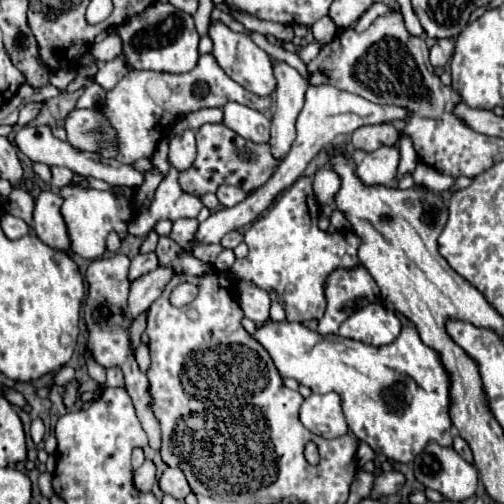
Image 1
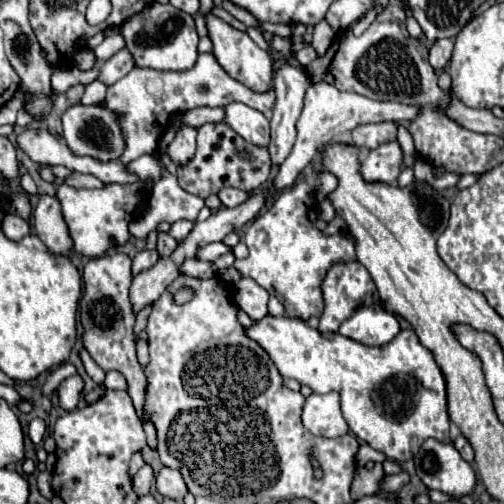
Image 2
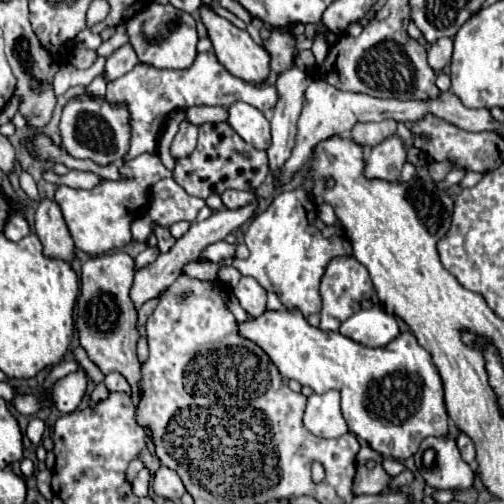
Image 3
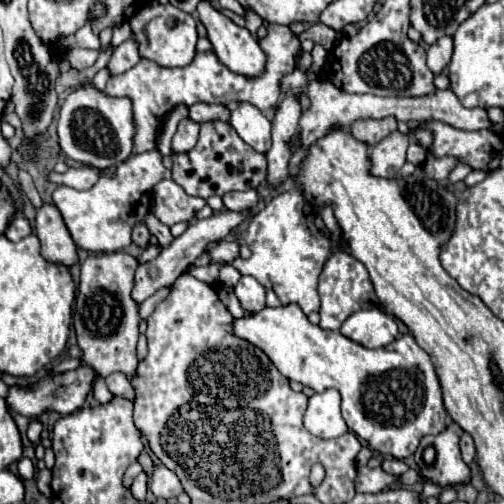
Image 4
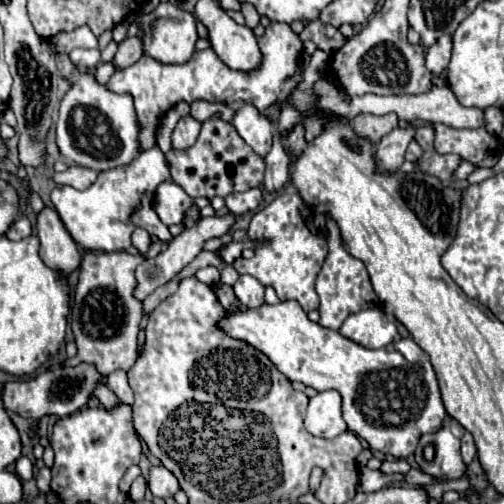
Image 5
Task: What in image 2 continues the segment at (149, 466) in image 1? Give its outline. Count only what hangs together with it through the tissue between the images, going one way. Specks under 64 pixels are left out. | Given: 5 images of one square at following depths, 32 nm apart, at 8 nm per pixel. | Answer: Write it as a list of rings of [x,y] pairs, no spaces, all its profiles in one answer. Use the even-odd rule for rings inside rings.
[[[144,464],[144,466],[138,470],[138,474],[134,476],[134,480],[132,480],[134,492],[136,492],[138,496],[144,496],[144,494],[150,492],[150,486],[152,486],[152,484],[154,484],[154,472],[152,472],[152,468],[150,468],[148,464]]]

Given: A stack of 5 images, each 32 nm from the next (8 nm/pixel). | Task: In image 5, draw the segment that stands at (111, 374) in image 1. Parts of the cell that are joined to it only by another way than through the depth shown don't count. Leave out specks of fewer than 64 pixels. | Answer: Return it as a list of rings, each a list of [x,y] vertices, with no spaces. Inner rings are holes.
[[[114,370],[110,376],[108,376],[108,388],[128,406],[134,404],[134,394],[132,394],[132,388],[128,386],[128,378],[126,378],[126,372],[124,370]]]

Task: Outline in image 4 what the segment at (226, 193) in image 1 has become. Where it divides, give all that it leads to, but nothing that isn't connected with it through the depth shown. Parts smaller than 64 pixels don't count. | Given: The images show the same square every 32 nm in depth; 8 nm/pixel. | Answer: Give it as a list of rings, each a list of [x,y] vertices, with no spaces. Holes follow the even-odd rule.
[[[246,190],[246,192],[228,192],[224,194],[224,206],[232,212],[246,212],[256,208],[260,202],[258,190]]]

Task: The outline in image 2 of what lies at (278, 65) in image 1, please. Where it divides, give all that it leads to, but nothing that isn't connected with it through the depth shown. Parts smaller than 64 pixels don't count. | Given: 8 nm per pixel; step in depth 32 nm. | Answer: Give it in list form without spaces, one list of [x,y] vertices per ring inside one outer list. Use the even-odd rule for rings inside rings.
[[[286,66],[276,72],[276,104],[274,116],[270,120],[272,142],[268,146],[272,166],[280,166],[292,150],[292,144],[296,140],[296,120],[302,112],[304,92],[308,84],[312,84],[310,76],[294,66]]]

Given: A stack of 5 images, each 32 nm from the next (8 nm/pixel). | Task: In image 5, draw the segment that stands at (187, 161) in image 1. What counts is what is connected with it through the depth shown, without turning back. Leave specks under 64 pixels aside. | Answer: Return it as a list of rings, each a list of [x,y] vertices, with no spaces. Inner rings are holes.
[[[190,114],[180,118],[176,122],[176,128],[172,132],[172,146],[178,148],[178,150],[184,150],[188,146],[192,146],[198,138],[198,132],[200,132],[200,122],[196,118],[192,118]]]

